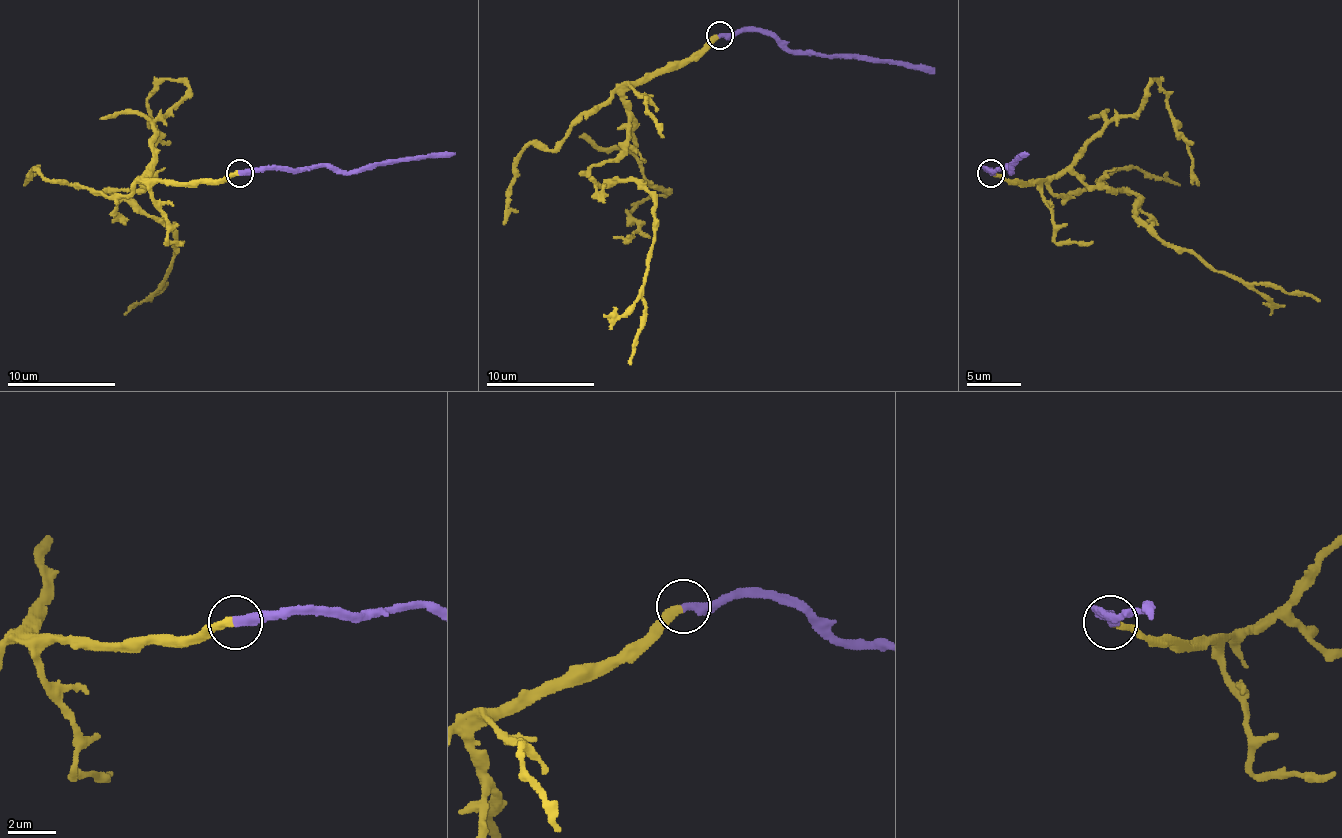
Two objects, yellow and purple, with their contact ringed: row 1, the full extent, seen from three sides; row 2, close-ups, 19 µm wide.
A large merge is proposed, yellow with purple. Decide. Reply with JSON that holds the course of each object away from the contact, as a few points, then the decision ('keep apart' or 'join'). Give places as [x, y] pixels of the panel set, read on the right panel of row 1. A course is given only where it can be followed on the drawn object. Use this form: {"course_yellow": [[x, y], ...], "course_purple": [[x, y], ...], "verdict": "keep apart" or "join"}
{"course_yellow": [[991, 172], [1024, 183], [1075, 172], [1089, 186], [1133, 191], [1135, 216], [1168, 243], [1250, 284], [1320, 300]], "course_purple": [[991, 172], [986, 170], [1007, 167], [1010, 172], [1021, 156], [1029, 153]], "verdict": "join"}

